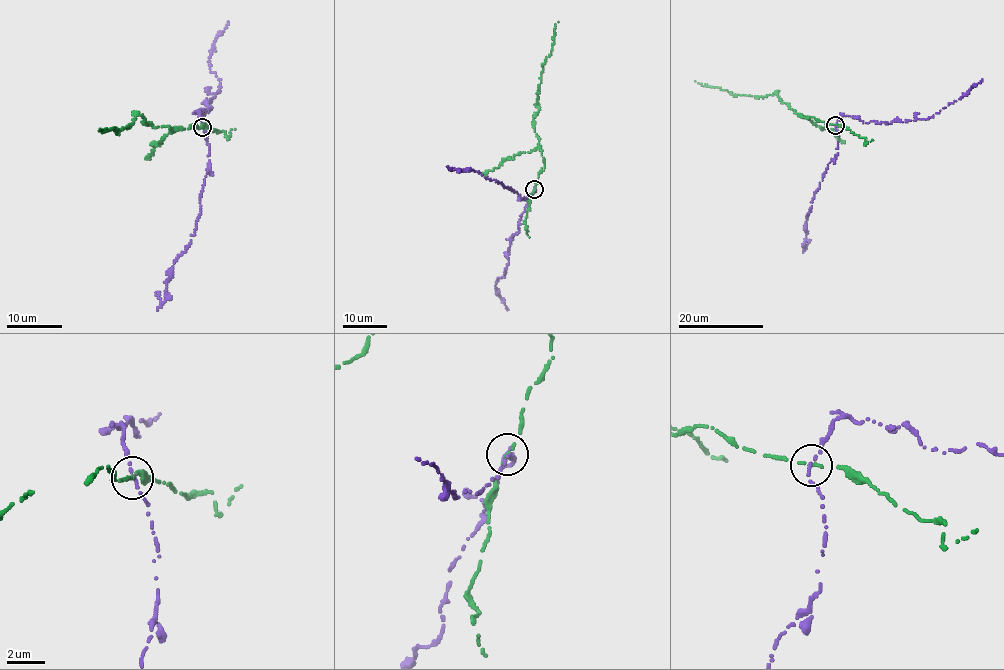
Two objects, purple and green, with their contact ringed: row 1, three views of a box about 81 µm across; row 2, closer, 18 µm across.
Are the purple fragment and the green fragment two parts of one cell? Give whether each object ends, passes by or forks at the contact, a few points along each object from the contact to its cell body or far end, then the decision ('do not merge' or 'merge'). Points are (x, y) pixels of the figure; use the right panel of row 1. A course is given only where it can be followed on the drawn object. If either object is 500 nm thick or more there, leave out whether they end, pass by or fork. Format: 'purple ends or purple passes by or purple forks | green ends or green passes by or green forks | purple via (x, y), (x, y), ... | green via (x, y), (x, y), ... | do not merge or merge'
purple passes by | green passes by | purple via (835, 125), (843, 114), (863, 122), (931, 118), (983, 79) | green via (835, 125), (820, 122), (813, 116), (805, 119), (784, 103), (776, 92), (758, 98), (734, 95), (694, 82) | merge

